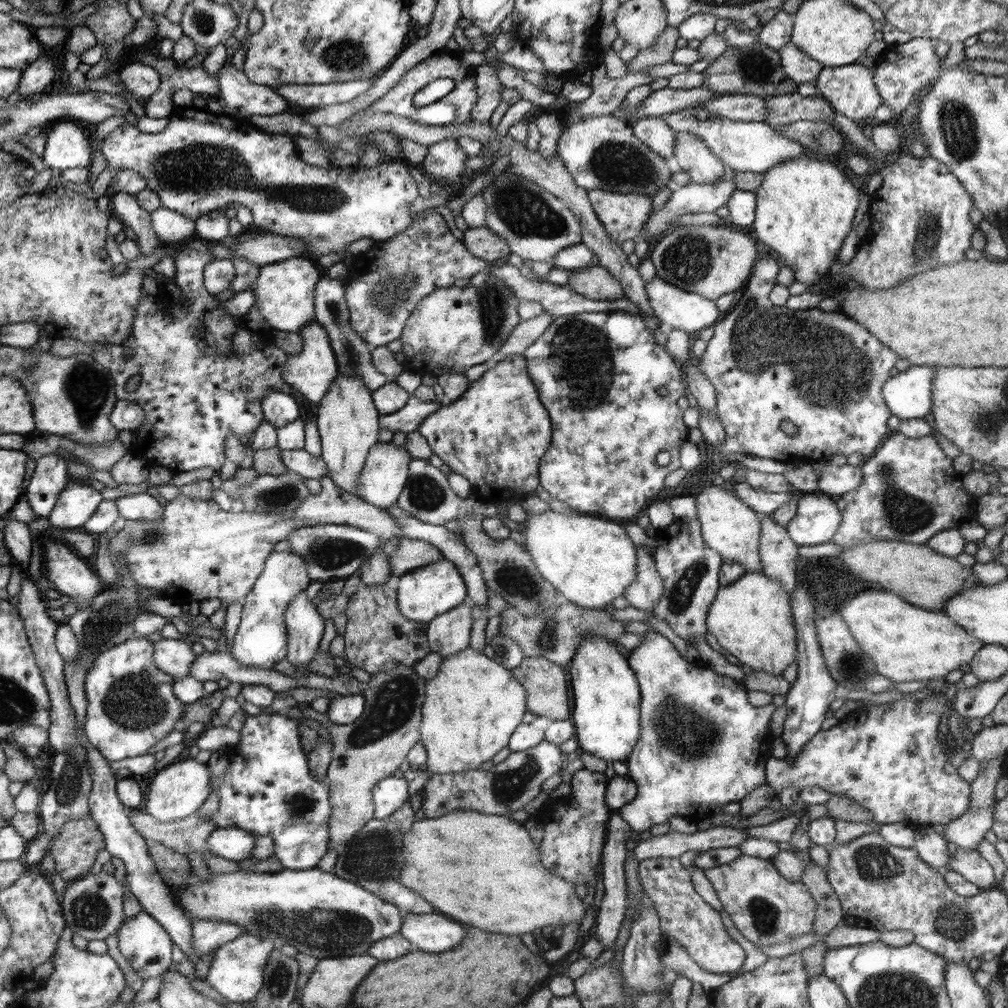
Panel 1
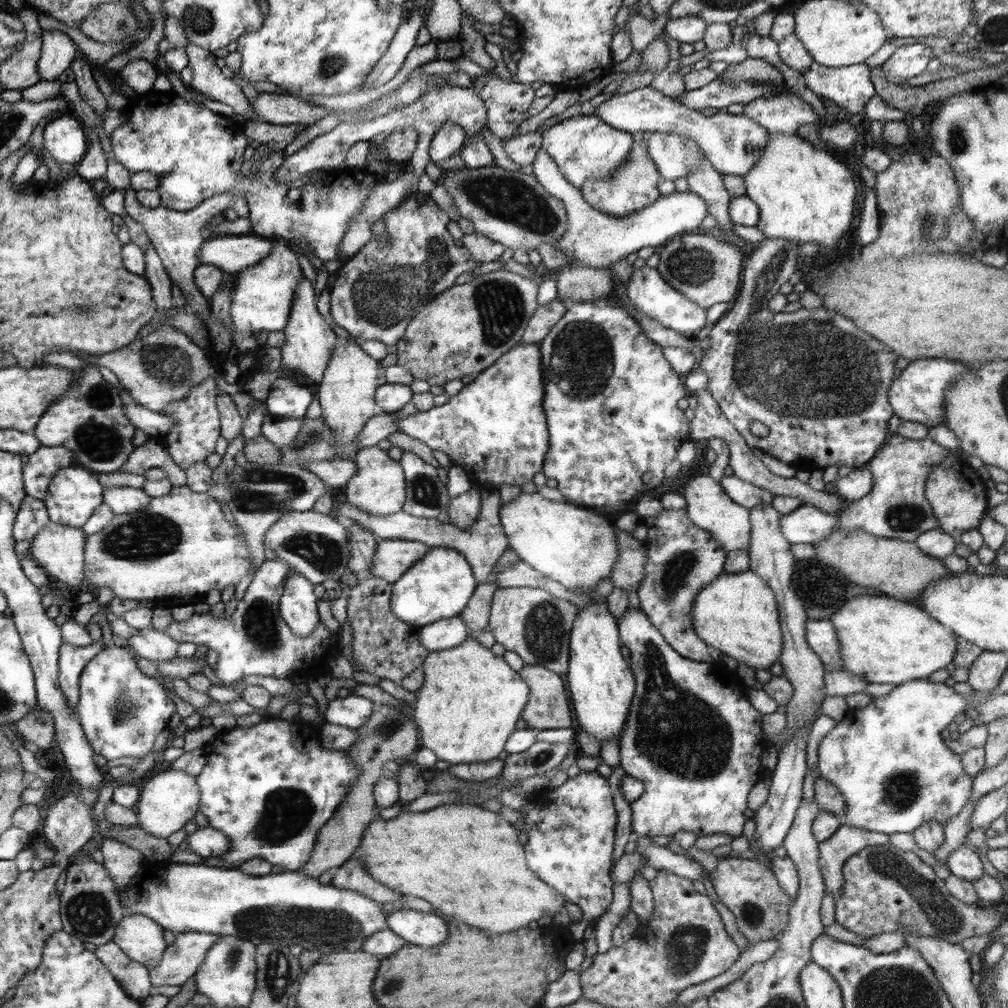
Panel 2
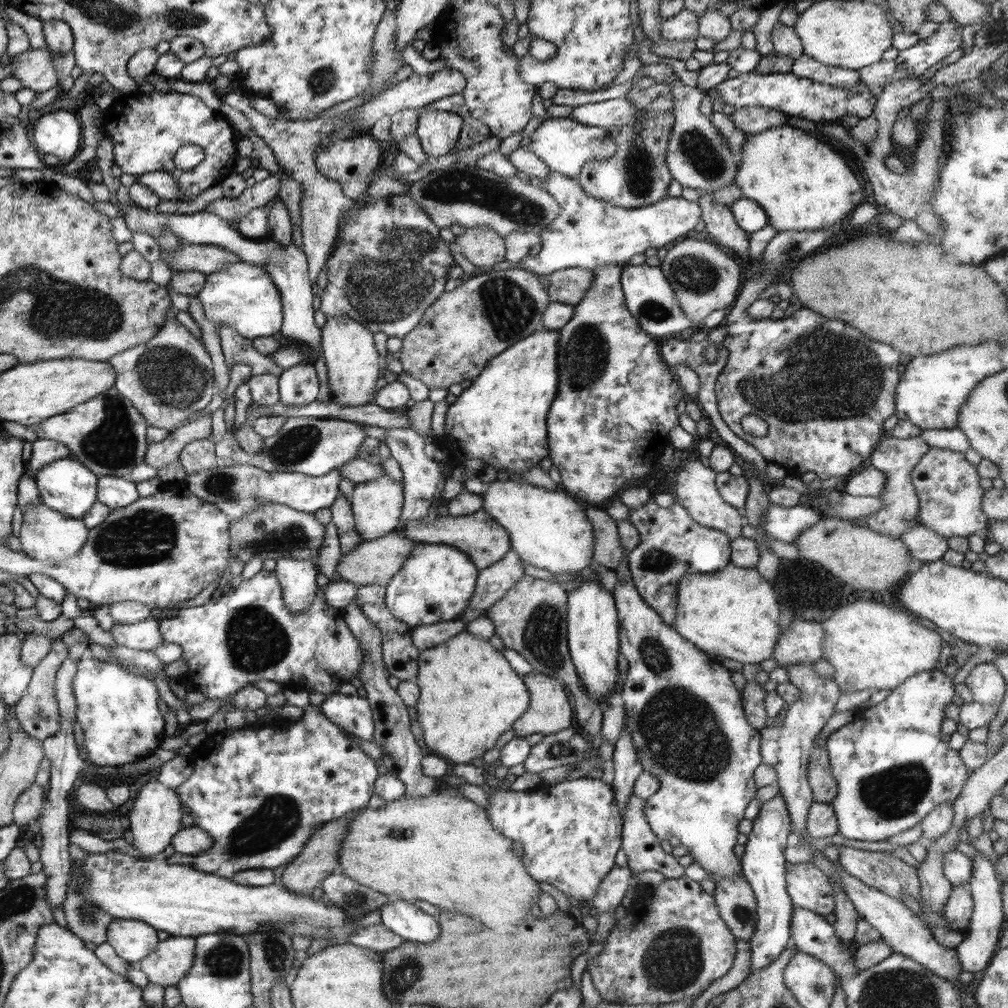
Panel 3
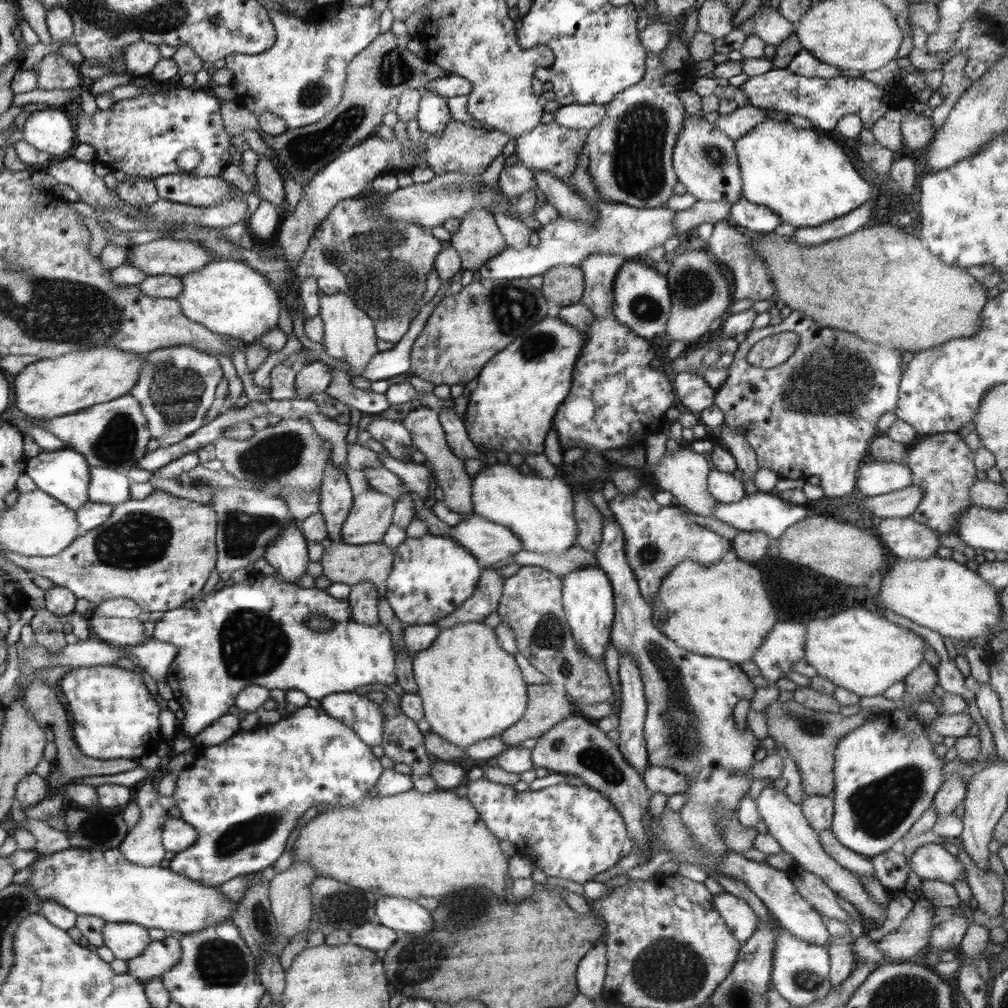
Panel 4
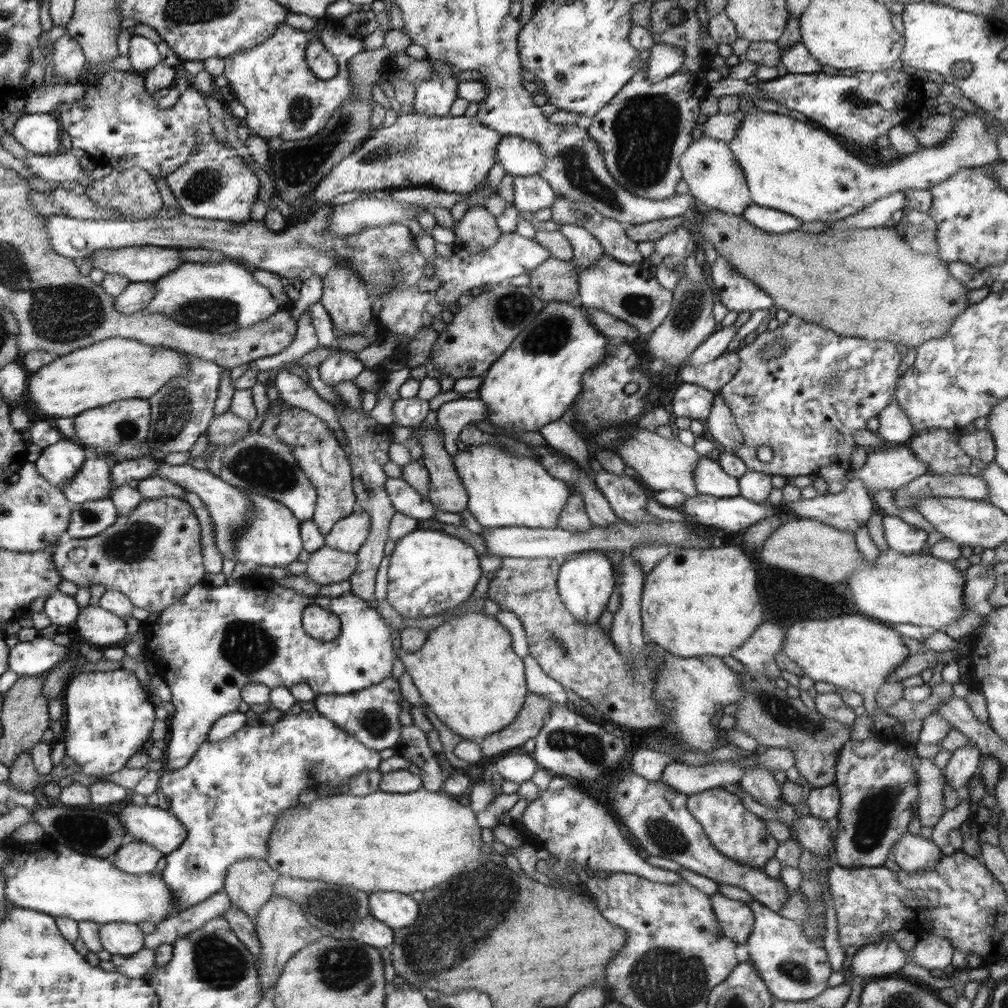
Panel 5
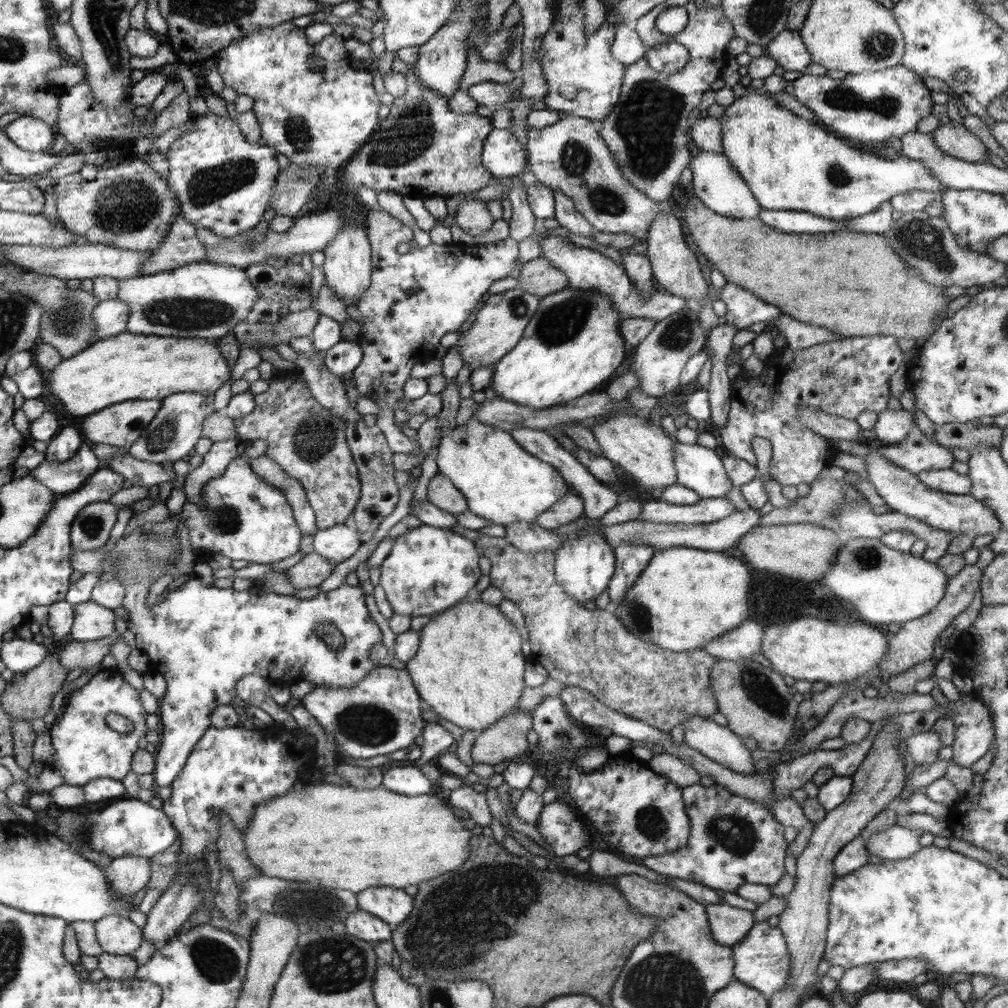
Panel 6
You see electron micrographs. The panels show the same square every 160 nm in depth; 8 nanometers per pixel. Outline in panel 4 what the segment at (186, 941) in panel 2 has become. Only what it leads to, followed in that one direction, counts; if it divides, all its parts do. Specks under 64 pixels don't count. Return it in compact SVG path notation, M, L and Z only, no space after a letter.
M167 935L165 940L154 940L142 955L128 960L127 973L139 977L143 982L161 978L165 972L177 966L182 955L179 936Z

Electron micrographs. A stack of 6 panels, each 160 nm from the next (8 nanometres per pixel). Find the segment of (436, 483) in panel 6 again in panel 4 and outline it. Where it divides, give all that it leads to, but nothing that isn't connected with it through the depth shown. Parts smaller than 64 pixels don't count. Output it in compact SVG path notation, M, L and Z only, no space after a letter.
M415 405L403 420L404 426L410 431L414 446L420 450L422 458L434 468L437 479L438 493L444 499L446 506L456 514L473 512L471 479L466 473L464 461L452 453L445 439L445 432L439 421L439 414L424 405Z

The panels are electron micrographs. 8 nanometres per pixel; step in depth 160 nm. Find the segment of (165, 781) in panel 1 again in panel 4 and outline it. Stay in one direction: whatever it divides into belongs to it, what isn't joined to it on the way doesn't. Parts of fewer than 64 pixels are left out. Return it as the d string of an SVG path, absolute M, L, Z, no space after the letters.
M146 784L138 789L135 800L140 809L140 819L118 845L123 855L137 865L153 867L164 860L163 824L169 814L158 803L158 796L157 790L148 792Z

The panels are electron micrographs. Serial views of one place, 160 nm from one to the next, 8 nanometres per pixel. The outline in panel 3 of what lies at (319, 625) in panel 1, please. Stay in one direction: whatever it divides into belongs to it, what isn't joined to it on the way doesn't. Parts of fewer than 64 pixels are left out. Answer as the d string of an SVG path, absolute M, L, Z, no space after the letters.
M291 556L277 558L273 570L284 590L284 601L290 612L307 610L316 598L316 570L309 560L298 560Z

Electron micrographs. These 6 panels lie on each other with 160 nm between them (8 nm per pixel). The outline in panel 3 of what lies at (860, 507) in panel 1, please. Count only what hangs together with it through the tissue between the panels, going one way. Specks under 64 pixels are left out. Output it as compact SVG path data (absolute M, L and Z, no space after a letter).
M920 436L914 438L900 439L898 437L881 440L869 457L867 464L874 466L886 477L885 487L879 498L885 503L878 512L870 513L866 516L866 526L878 534L899 538L913 526L920 524L918 520L919 498L912 484L911 476L914 467L917 466L922 456L931 446Z

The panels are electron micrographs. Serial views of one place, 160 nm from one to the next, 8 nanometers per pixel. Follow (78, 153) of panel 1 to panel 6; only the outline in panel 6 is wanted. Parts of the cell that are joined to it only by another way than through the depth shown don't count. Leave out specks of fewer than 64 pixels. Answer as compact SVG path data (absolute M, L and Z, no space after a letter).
M22 115L4 128L8 138L28 152L42 152L52 146L54 132L45 120Z

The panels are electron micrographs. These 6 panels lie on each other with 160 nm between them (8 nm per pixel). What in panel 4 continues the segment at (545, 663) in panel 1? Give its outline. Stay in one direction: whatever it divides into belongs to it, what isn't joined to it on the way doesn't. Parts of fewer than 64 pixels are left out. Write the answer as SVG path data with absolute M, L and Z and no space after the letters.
M554 684L527 686L527 708L521 720L510 726L501 736L507 746L522 744L530 738L538 739L554 725L573 716L575 705L554 690Z

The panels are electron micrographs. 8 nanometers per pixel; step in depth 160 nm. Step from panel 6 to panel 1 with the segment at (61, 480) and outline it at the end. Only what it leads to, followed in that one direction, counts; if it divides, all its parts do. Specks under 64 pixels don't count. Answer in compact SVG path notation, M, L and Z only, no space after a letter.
M147 493L128 494L115 500L119 514L126 520L161 520L164 507Z

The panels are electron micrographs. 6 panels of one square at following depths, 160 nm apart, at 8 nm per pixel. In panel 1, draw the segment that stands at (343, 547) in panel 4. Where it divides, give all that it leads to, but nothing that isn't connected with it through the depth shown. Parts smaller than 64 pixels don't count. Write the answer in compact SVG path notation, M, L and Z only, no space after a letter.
M400 538L396 553L389 555L389 563L393 574L401 577L407 572L413 571L429 564L434 564L443 559L442 552L433 544L423 540Z

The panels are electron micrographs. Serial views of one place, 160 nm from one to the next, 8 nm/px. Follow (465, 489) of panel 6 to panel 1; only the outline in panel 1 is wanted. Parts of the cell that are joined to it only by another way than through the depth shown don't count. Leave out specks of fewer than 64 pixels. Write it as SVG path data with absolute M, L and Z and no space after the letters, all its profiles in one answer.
M551 509L524 520L524 548L530 553L540 574L562 594L564 600L582 608L604 609L615 598L625 594L630 584L637 580L637 545L632 542L622 524L592 514L556 513Z

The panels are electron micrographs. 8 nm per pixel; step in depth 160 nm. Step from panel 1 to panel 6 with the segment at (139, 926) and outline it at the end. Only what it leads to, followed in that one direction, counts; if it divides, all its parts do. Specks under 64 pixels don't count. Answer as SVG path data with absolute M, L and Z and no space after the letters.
M110 914L95 922L98 944L104 952L132 955L142 944L142 930L128 916Z

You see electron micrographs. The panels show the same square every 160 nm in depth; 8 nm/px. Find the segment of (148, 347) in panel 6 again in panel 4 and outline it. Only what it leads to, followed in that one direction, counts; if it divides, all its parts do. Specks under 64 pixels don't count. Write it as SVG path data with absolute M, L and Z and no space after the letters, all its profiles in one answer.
M101 346L58 358L40 359L14 375L11 385L14 406L30 418L51 419L110 402L128 394L137 384L143 363L141 356L137 352L124 352L117 346Z

